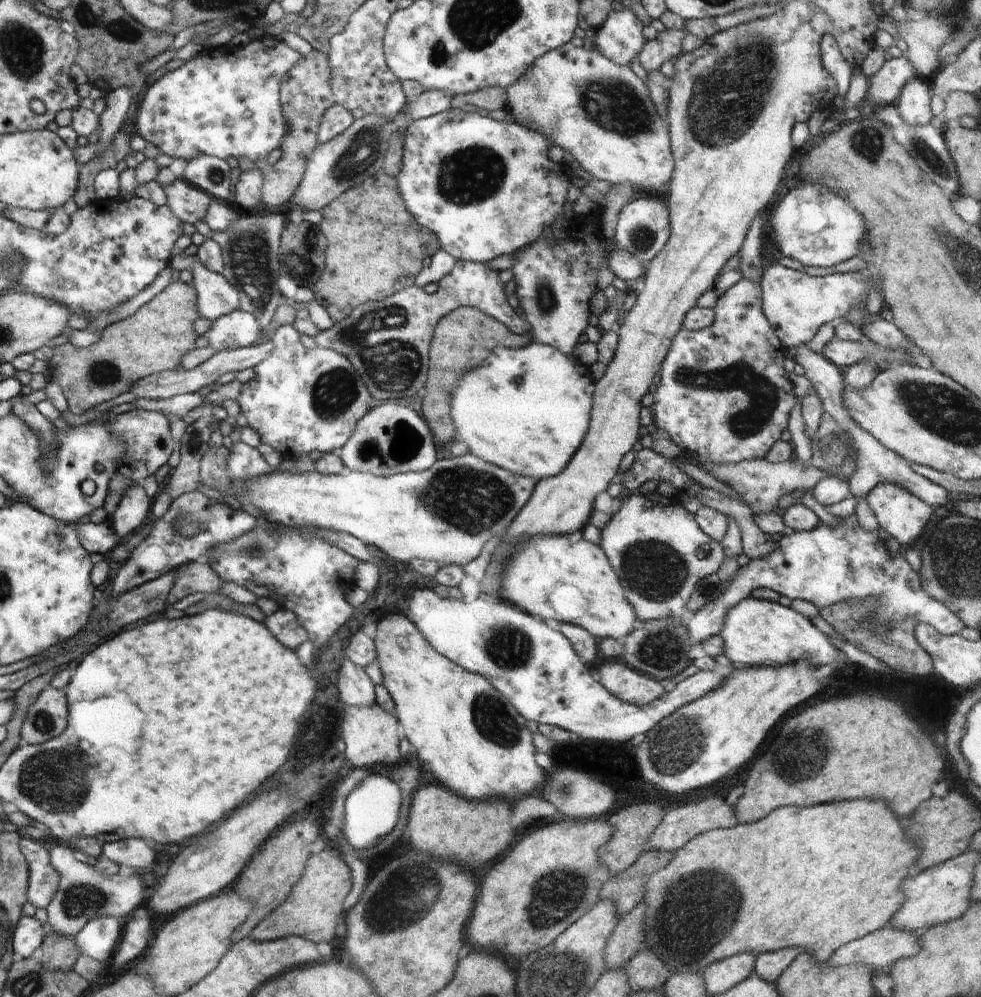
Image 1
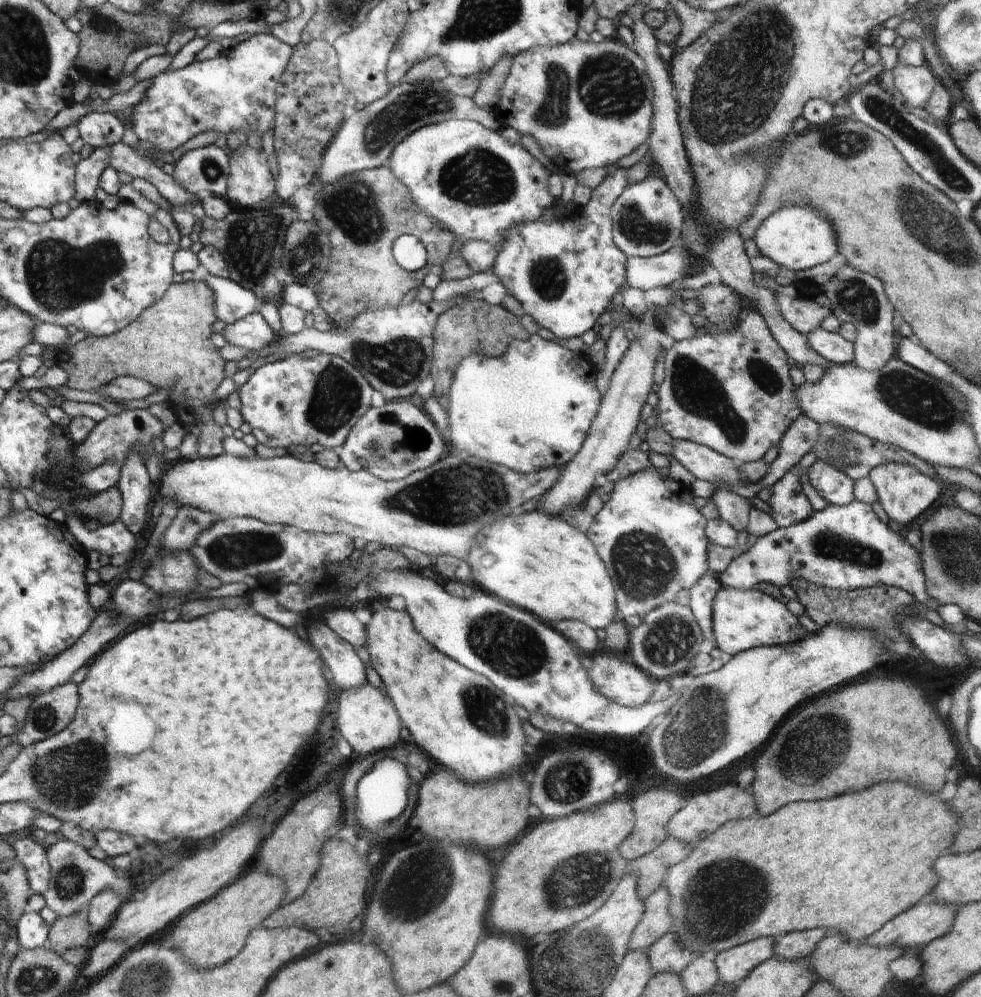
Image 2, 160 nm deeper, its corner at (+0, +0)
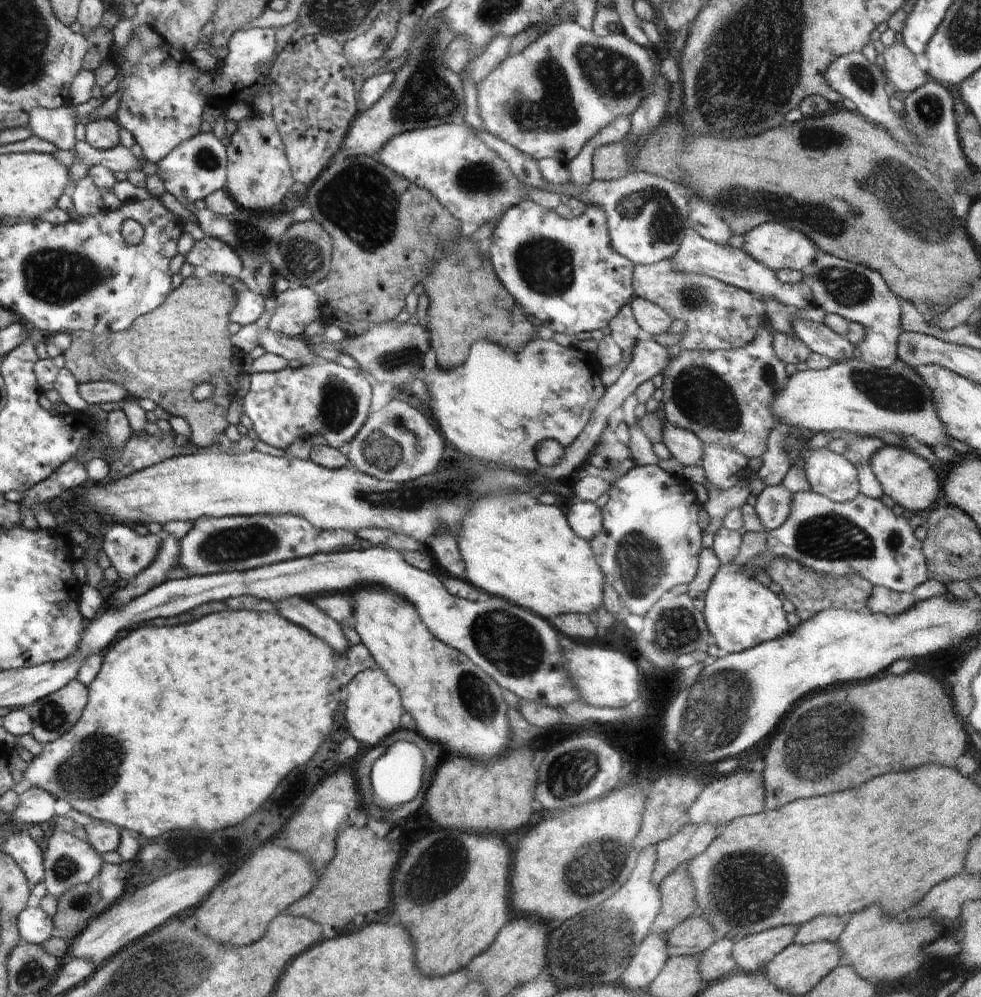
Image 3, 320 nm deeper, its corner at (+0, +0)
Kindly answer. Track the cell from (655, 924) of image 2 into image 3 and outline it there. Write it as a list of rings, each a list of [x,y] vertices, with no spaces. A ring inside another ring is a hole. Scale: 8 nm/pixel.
[[[681,867],[664,878],[659,889],[661,911],[652,923],[650,932],[668,934],[697,910],[693,882],[686,868]]]

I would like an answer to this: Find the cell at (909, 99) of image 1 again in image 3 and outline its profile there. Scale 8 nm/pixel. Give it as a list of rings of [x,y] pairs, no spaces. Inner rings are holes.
[[[895,41],[883,51],[885,74],[895,89],[912,92],[928,80],[928,74],[916,63],[915,54],[902,42]]]

